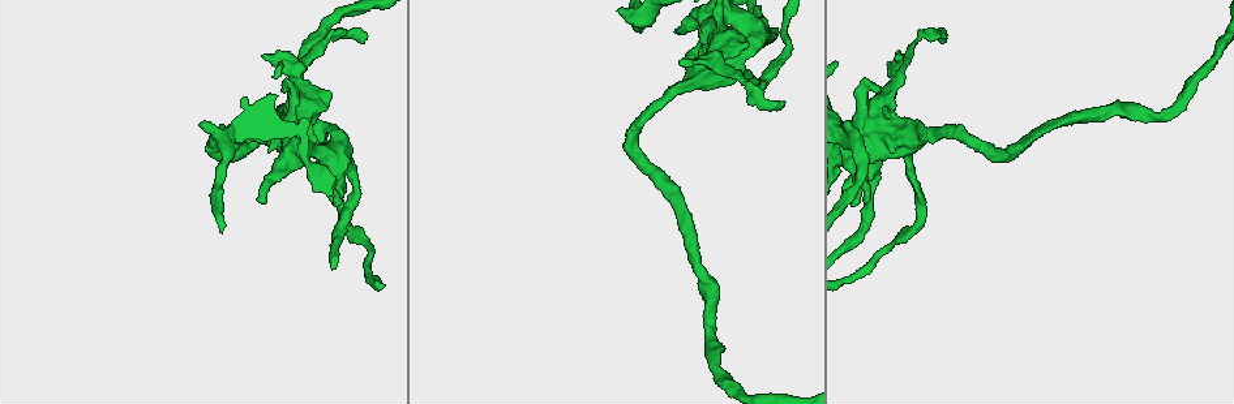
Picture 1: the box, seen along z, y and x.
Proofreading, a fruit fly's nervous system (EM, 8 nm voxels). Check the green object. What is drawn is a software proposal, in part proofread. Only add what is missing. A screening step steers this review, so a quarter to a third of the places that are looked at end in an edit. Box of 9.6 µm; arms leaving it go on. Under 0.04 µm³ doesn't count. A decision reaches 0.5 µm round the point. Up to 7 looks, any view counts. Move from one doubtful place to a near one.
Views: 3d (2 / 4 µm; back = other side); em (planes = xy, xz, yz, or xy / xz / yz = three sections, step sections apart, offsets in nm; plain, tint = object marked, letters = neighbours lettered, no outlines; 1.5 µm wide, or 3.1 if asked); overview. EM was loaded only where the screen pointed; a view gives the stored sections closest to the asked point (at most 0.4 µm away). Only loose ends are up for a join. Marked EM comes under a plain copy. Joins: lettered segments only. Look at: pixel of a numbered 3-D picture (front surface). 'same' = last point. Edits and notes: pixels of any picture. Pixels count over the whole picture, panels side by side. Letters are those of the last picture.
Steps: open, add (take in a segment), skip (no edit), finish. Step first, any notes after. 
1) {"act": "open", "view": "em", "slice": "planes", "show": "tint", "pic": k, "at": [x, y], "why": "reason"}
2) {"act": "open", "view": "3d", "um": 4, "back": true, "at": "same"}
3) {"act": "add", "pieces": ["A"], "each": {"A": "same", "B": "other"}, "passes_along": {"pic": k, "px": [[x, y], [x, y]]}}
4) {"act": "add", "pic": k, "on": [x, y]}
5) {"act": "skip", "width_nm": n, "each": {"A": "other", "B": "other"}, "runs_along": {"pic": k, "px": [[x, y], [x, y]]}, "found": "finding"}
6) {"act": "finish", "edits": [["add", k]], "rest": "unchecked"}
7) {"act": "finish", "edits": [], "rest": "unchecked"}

{"act": "open", "view": "3d", "um": 4, "back": true, "pic": 1, "at": [847, 122], "why": "an open end"}

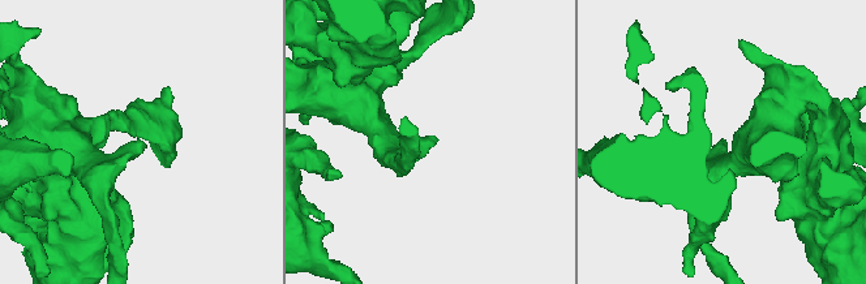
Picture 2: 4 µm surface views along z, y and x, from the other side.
{"act": "open", "view": "em", "slice": "xz", "step": 8, "show": "tint", "pic": 2, "at": [723, 143], "why": "now the EM"}

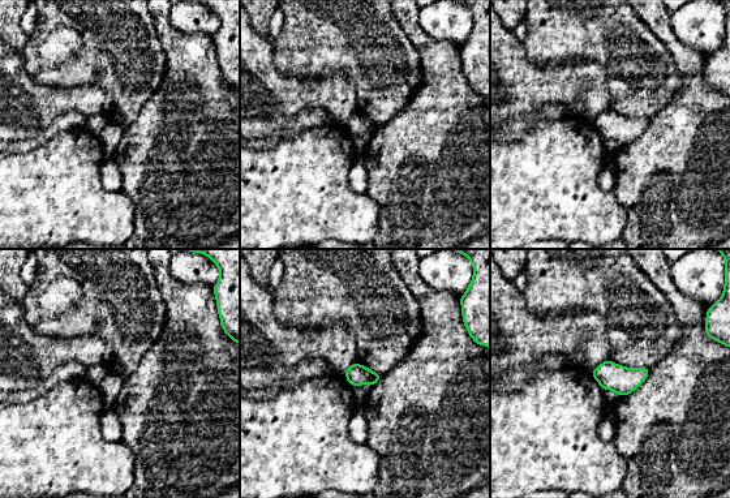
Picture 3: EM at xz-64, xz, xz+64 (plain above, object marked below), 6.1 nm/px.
{"act": "open", "view": "em", "slice": "planes", "show": "letters", "at": "same"}

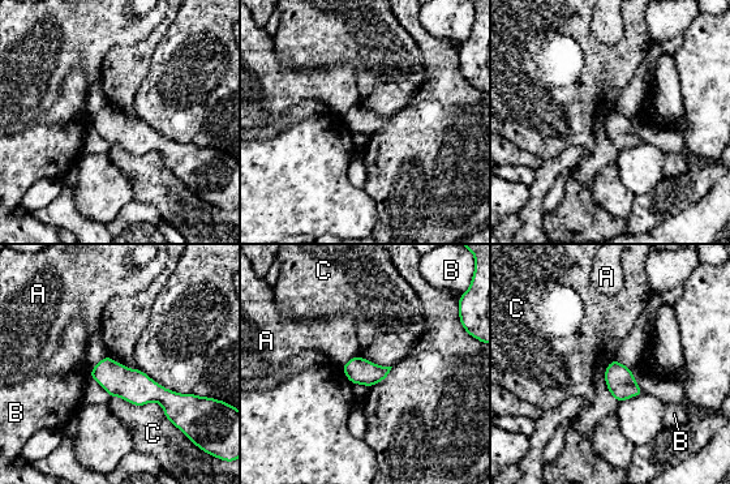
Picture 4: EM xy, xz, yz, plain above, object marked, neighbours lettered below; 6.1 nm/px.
{"act": "skip", "each": {"A": "other", "B": "other", "C": "other"}, "found": "none of them fits"}

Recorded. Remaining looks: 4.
{"act": "open", "view": "em", "slice": "planes", "show": "tint", "pic": 1, "at": [256, 198], "why": "free end"}

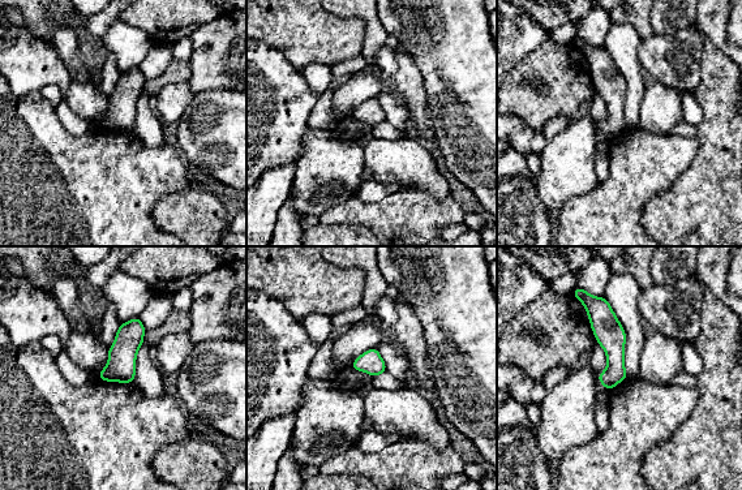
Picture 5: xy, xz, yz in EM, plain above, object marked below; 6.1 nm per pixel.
{"act": "open", "view": "em", "slice": "planes", "show": "letters", "at": "same", "why": "see the neighbours"}

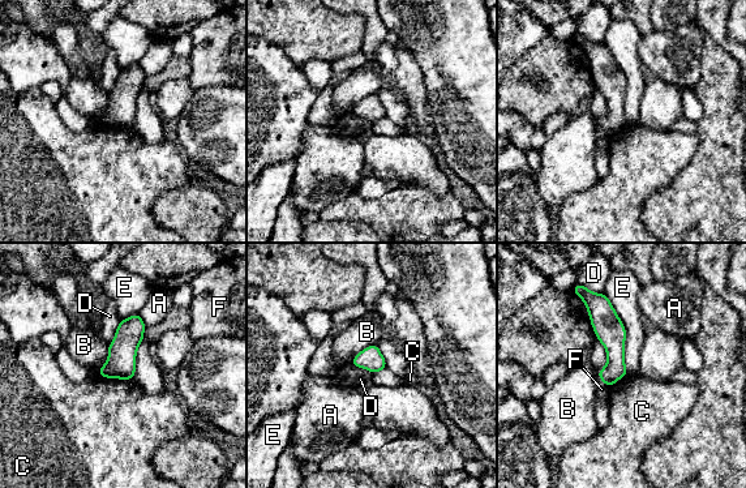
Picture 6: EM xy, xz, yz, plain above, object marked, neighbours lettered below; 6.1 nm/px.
{"act": "skip", "each": {"A": "other", "B": "other", "C": "other", "D": "other", "E": "other", "F": "other"}, "found": "no lettered segment goes on from it"}

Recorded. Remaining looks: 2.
{"act": "open", "view": "em", "slice": "planes", "show": "letters", "pic": 1, "at": [336, 205], "why": "free end"}

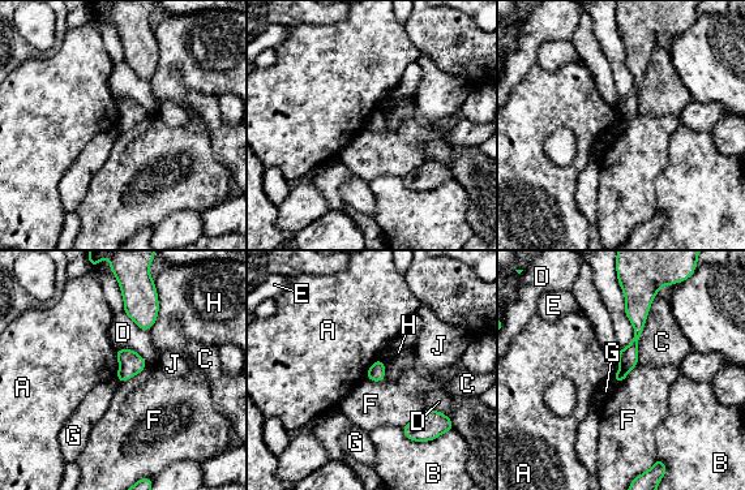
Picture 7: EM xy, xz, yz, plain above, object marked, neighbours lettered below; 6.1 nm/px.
{"act": "skip", "longest_contact_nm": ["C", 460], "each": {"A": "other", "B": "other", "C": "other", "D": "other", "E": "other", "F": "other", "G": "other", "H": "other", "J": "other"}, "border": {"pic": 7, "px": [[382, 360], [384, 378], [368, 379]]}, "found": "none of them fits"}

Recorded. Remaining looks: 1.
{"act": "finish", "edits": [], "rest": "unchecked"}

